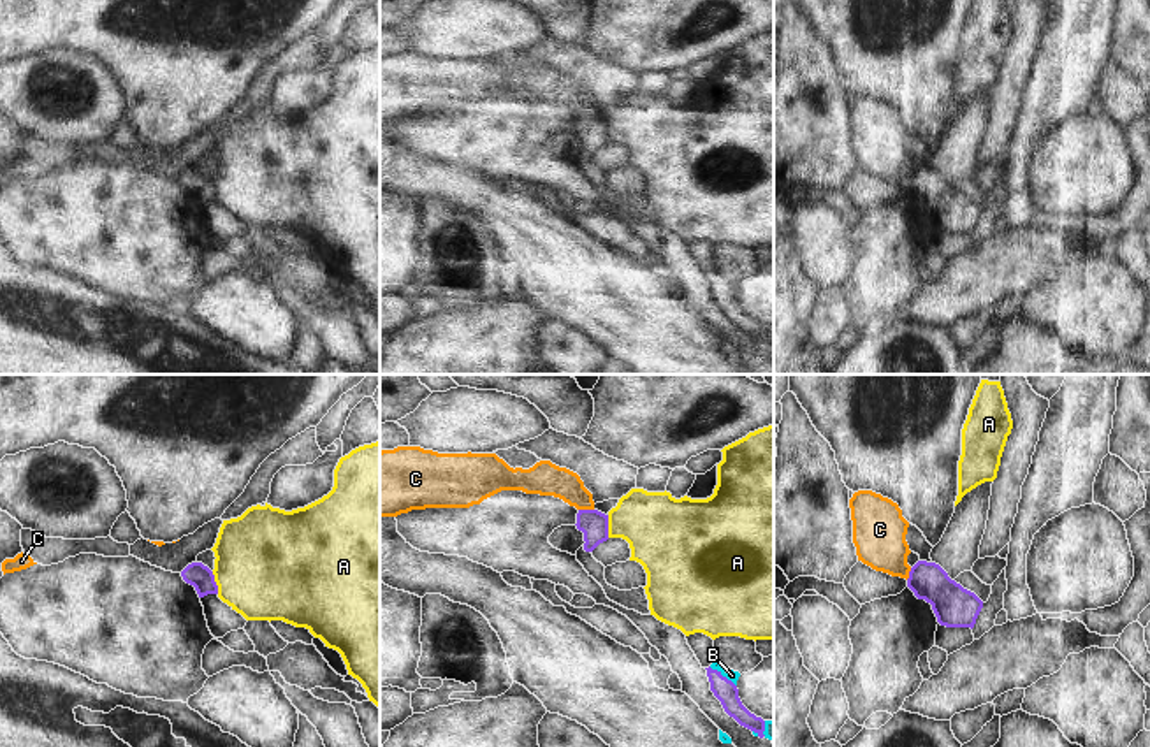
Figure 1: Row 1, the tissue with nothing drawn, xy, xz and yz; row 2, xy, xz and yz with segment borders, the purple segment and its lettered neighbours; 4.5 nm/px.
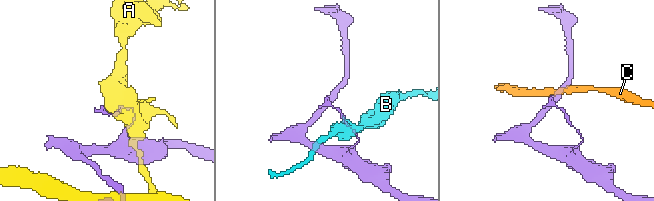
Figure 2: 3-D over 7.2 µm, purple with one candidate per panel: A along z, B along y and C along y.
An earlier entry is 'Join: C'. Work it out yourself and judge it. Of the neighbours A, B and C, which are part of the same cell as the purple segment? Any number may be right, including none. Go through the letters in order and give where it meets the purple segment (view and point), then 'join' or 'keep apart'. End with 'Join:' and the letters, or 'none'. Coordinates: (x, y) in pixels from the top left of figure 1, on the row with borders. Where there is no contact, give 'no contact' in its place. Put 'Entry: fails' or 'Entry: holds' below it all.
A: contact xy (215, 582); keep apart
B: contact xz (721, 675); keep apart
C: contact xz (586, 510); keep apart
Join: none
Entry: fails

